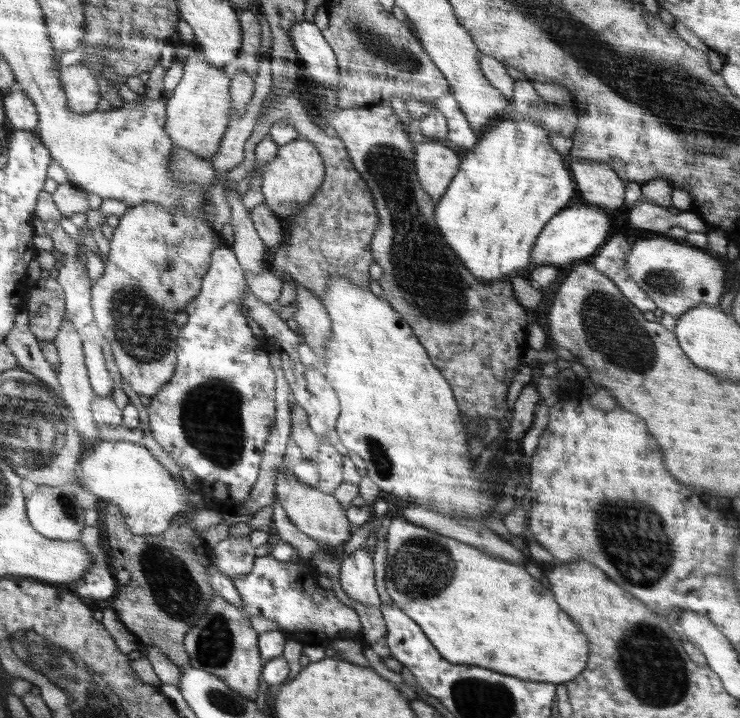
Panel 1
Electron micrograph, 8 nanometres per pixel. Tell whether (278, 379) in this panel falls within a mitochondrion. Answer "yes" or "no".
no

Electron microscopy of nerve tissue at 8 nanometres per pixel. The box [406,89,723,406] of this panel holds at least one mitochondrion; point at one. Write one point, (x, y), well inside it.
(607, 323)

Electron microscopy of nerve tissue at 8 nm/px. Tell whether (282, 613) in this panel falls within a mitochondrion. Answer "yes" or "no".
no

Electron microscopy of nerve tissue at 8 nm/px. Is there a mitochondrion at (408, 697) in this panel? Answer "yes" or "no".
no

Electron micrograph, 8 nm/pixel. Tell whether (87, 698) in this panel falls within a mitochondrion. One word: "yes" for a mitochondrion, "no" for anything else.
yes

